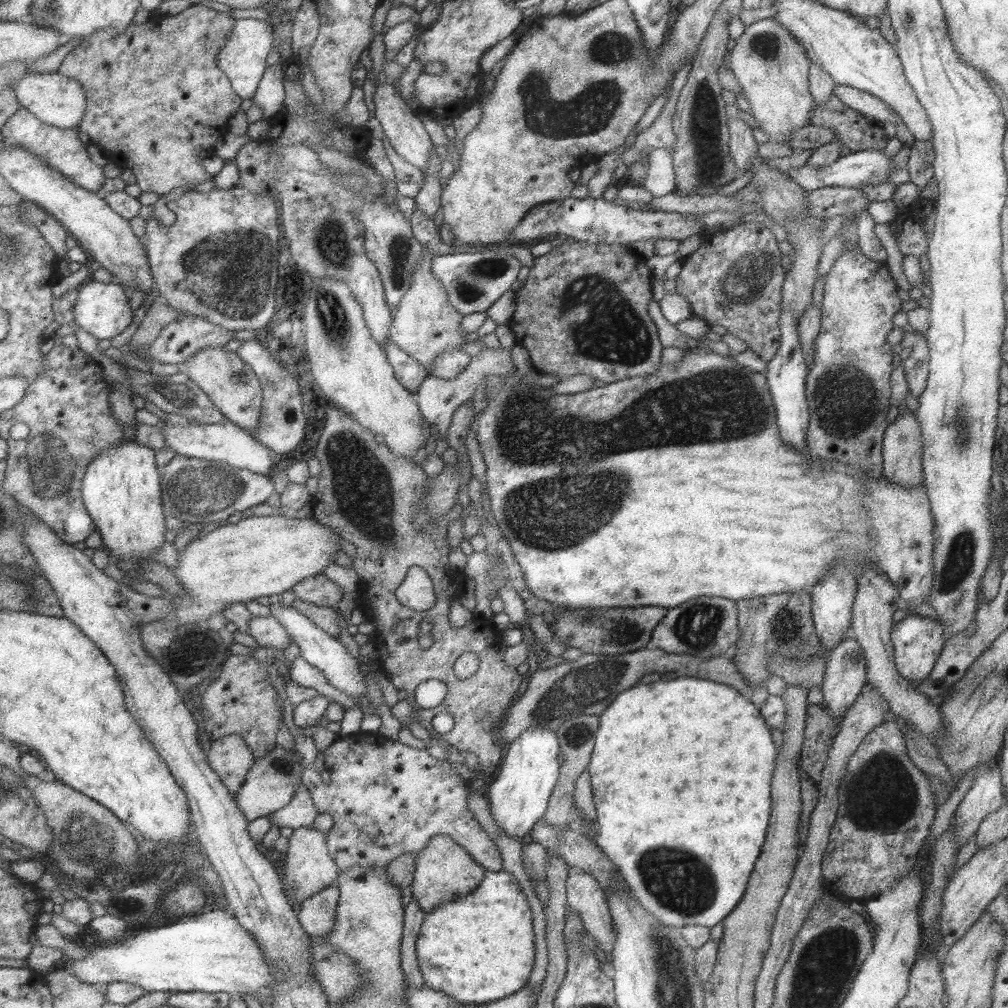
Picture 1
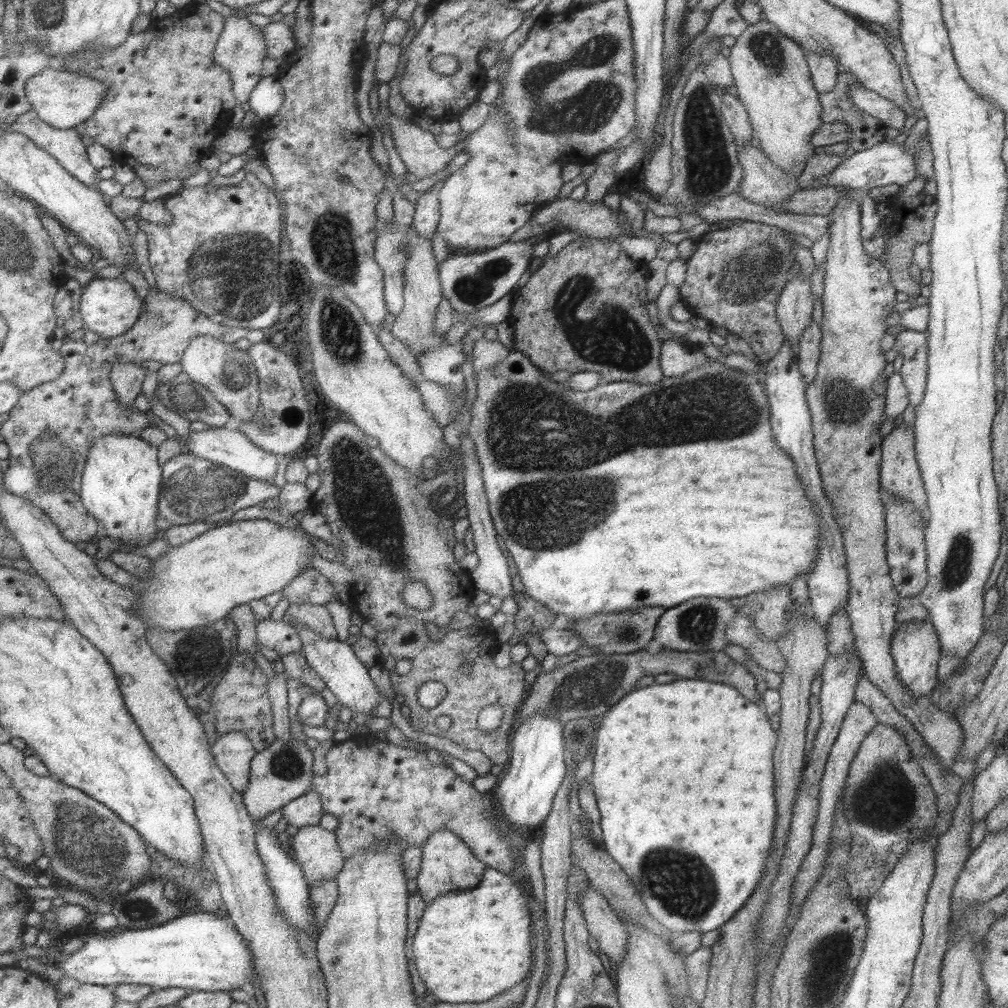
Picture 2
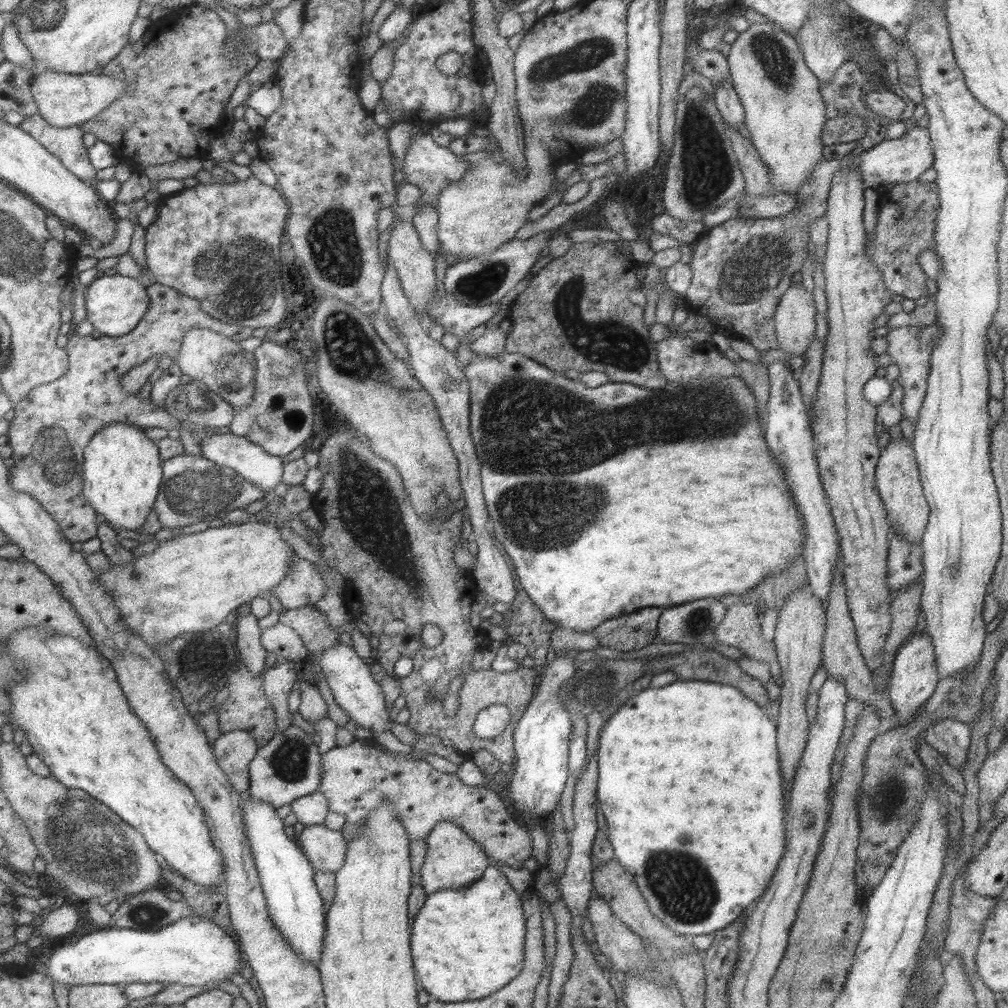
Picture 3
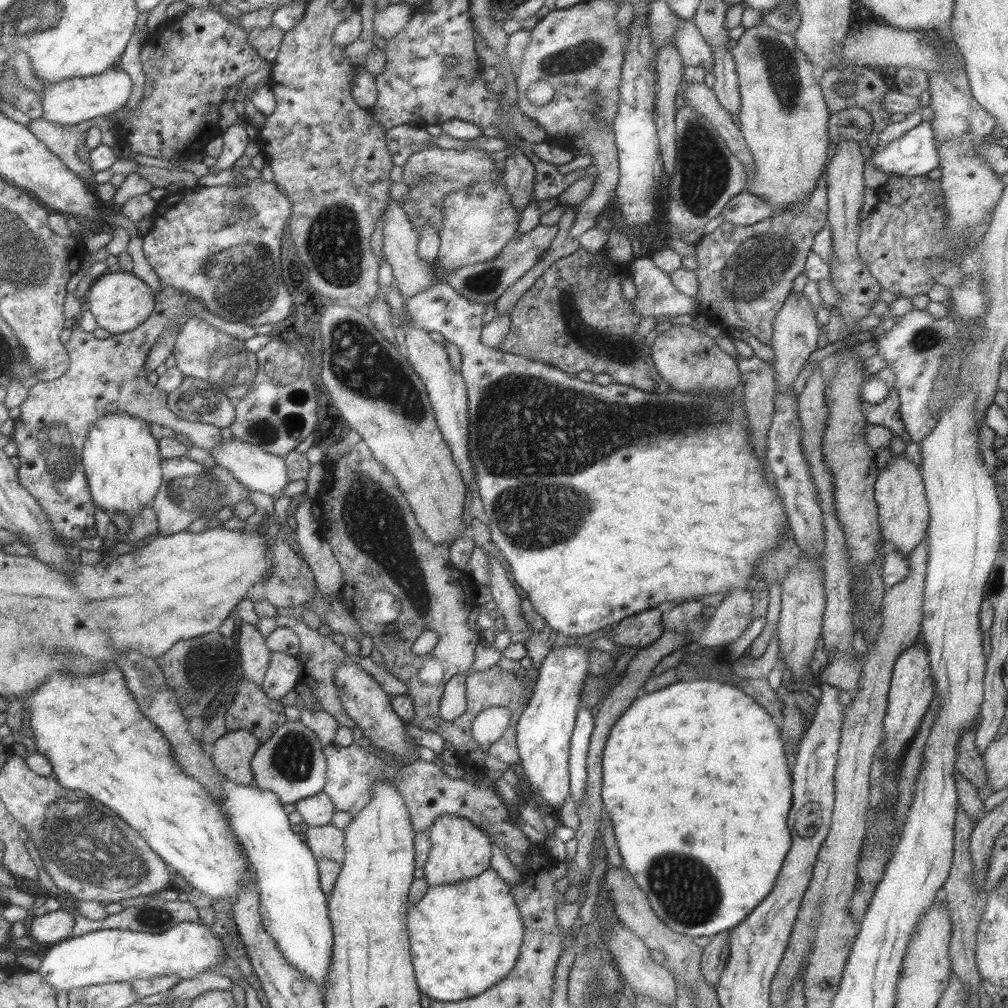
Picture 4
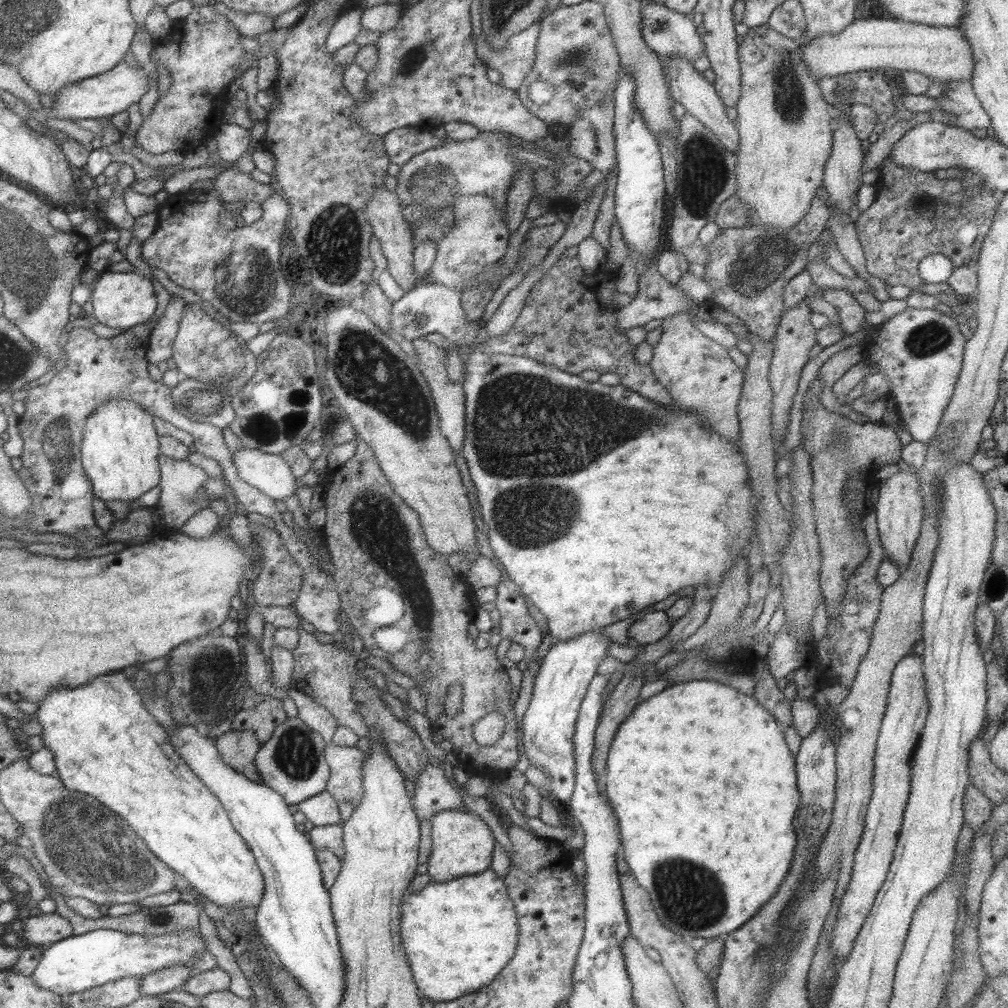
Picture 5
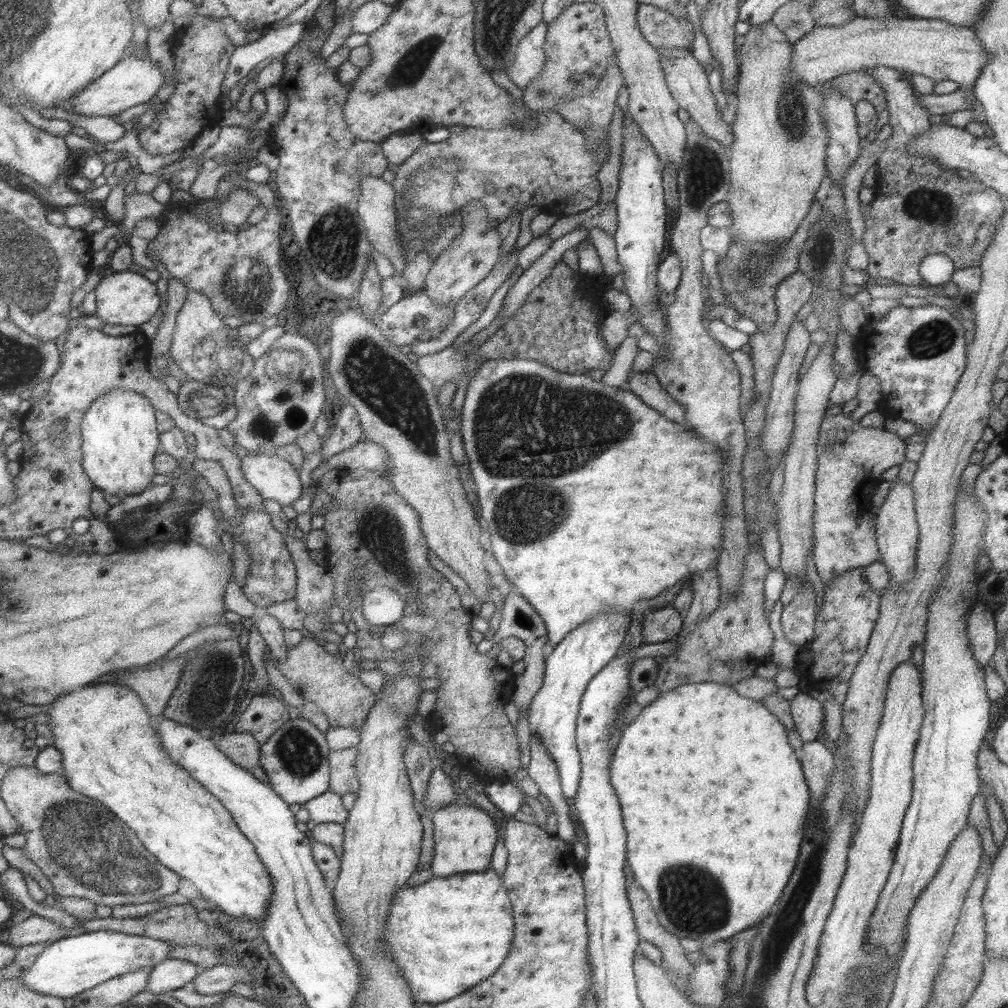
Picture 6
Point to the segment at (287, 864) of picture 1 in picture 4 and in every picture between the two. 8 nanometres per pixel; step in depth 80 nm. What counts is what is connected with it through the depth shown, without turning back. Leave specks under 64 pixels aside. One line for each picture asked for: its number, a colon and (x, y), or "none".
2: (314, 849)
3: (325, 850)
4: (326, 841)

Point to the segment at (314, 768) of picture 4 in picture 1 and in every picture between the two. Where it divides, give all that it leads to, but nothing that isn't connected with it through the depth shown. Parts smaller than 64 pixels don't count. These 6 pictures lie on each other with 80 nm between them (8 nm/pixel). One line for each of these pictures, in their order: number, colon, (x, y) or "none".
1: (271, 781)
2: (281, 772)
3: (287, 767)

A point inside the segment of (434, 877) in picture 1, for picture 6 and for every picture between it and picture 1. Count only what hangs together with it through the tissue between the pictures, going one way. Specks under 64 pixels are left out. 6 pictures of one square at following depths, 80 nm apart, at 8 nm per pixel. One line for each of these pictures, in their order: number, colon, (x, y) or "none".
2: (446, 865)
3: (452, 860)
4: (459, 851)
5: (461, 844)
6: (464, 837)

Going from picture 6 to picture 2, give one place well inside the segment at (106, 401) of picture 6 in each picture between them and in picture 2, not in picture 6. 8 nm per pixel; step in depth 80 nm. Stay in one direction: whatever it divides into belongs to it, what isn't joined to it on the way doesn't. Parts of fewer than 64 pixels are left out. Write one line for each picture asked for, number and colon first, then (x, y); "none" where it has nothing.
2: (121, 486)
3: (122, 474)
4: (121, 459)
5: (120, 454)

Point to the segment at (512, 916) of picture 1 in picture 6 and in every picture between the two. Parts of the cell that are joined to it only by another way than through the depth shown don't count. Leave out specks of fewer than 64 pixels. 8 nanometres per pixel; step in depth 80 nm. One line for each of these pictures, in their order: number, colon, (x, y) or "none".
2: (469, 946)
3: (466, 943)
4: (465, 937)
5: (457, 935)
6: (446, 935)

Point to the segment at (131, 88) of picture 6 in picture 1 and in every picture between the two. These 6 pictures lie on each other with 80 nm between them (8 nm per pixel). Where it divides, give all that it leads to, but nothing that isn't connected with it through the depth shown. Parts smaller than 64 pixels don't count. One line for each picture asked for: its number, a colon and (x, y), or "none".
1: (60, 101)
2: (65, 100)
3: (64, 100)
4: (67, 102)
5: (107, 95)

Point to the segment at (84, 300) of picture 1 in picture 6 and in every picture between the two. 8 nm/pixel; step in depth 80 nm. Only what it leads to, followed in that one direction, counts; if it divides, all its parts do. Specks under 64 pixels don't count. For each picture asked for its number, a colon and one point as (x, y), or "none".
2: (109, 308)
3: (115, 304)
4: (119, 301)
5: (122, 300)
6: (124, 297)

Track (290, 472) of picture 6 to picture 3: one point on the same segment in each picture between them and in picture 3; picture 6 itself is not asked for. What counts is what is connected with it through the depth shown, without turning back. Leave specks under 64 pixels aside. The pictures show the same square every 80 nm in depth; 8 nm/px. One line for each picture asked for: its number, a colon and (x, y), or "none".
3: (251, 462)
4: (257, 470)
5: (269, 473)

